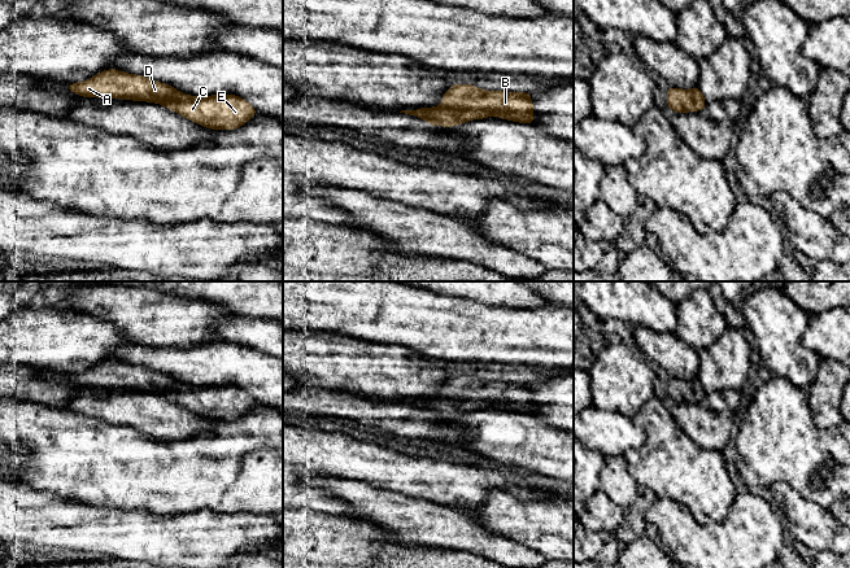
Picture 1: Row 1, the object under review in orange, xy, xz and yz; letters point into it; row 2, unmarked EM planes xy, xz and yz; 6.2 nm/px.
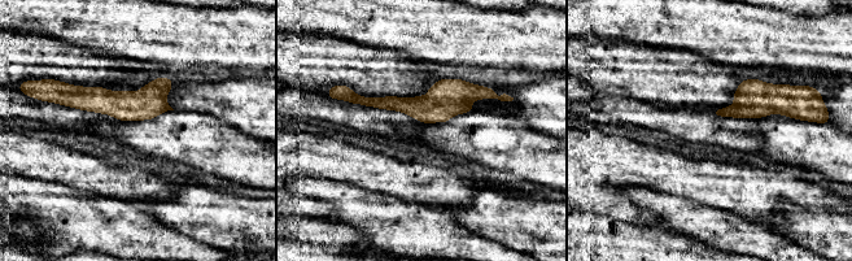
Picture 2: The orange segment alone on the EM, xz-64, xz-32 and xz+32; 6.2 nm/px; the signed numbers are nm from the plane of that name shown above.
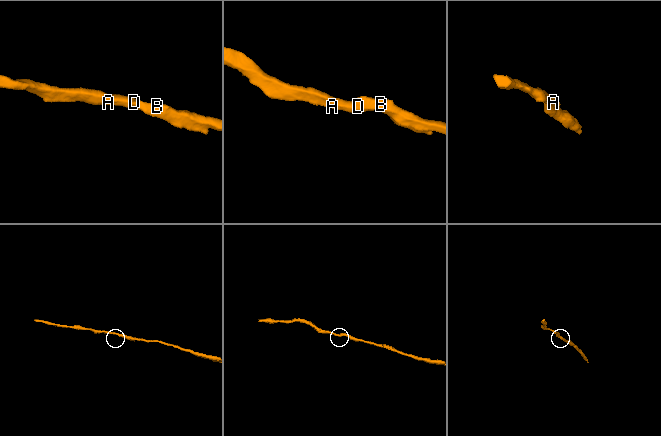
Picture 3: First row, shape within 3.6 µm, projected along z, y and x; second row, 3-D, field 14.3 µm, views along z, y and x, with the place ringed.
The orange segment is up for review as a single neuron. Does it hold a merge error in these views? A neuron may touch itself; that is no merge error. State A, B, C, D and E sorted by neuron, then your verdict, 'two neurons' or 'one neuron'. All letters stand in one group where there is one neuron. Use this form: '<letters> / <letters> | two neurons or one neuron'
A B C D E | one neuron

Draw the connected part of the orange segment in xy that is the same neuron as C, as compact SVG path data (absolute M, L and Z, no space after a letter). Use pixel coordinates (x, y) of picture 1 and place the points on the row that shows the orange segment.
M109 69L82 83L65 87L82 97L125 99L165 105L184 118L212 130L239 128L258 112L235 95L196 97L141 75Z

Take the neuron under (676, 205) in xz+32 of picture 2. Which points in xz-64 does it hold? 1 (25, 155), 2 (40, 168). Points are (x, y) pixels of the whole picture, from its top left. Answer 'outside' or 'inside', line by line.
1: outside
2: outside

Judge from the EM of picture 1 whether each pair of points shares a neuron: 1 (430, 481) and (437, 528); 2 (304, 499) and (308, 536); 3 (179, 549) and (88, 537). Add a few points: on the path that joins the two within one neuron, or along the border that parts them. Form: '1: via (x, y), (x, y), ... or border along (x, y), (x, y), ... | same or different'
1: border along (404, 493), (457, 507), (462, 512) | different
2: border along (296, 507), (309, 507), (312, 510) | different
3: via (157, 540), (149, 537), (110, 537) | same

